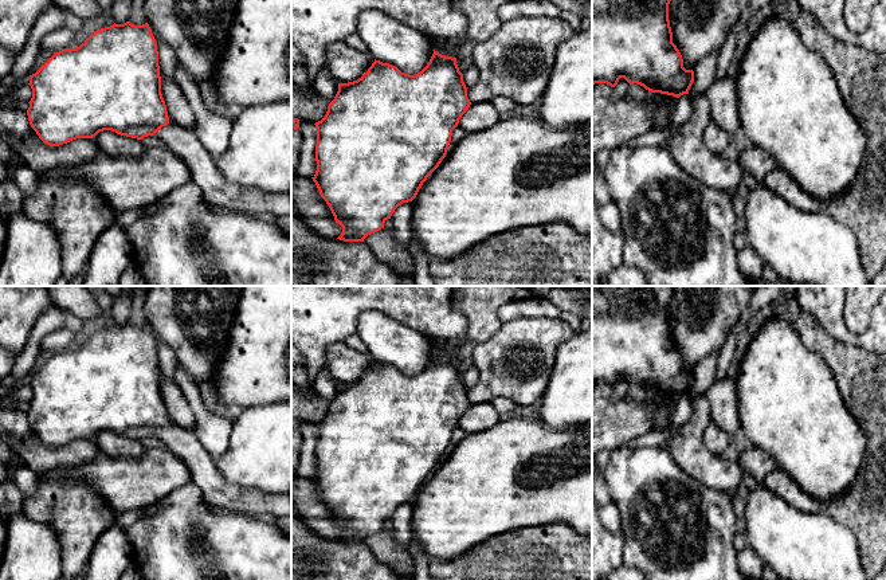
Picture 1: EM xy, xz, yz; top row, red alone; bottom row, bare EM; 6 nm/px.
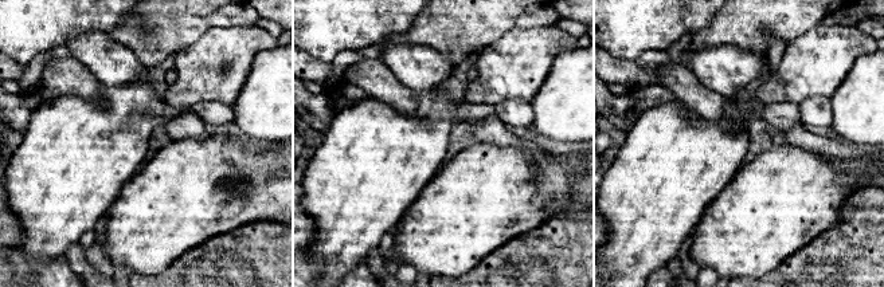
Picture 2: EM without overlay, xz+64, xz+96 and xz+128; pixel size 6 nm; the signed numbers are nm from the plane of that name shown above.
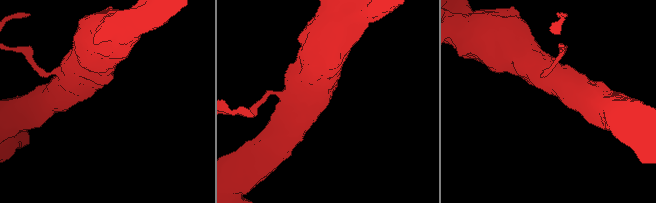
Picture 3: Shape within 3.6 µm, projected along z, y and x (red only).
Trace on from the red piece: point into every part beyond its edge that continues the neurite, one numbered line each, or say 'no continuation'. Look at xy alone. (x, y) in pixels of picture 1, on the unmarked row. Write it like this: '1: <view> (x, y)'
1: xy (183, 442)

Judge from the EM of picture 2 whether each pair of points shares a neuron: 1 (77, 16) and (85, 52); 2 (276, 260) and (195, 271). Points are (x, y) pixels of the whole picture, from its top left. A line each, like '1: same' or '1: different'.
1: different
2: same

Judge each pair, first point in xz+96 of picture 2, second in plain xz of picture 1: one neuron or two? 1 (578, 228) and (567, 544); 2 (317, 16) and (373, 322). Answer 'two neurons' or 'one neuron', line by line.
1: one neuron
2: two neurons

